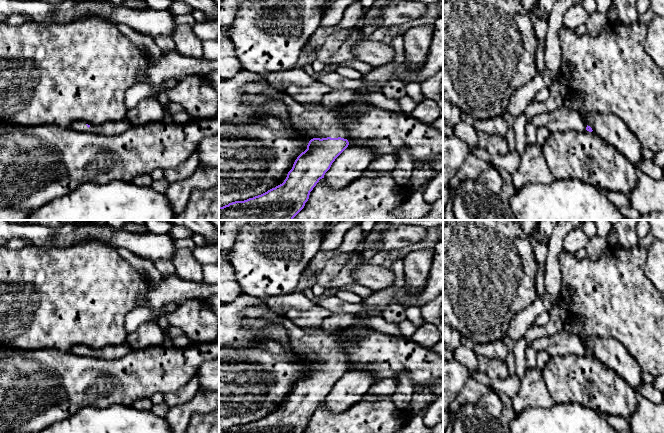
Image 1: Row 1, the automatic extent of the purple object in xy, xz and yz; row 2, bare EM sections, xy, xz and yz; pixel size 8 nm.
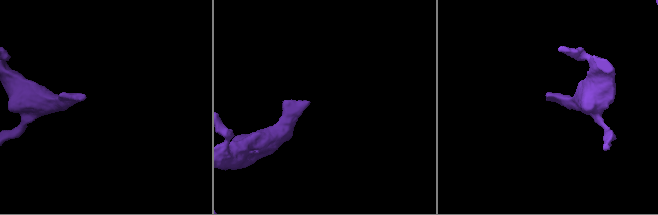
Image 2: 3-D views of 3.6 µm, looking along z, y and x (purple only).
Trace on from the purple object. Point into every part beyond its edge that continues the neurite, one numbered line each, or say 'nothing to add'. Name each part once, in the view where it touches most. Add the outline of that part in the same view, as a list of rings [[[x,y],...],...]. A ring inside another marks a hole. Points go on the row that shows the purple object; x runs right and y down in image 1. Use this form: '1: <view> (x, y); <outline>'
1: xz (322, 122); [[[285,94],[282,101],[290,112],[290,121],[294,129],[303,137],[308,138],[344,138],[347,139],[349,132],[343,121],[351,107],[361,109],[372,105],[360,99],[355,99],[335,109],[323,106],[317,109],[307,109],[303,104],[295,101],[291,96]]]

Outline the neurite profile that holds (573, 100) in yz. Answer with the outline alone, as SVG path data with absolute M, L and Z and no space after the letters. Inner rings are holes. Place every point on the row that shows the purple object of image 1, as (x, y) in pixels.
M569 92L564 98L564 106L578 111L582 107L582 96L578 92Z

